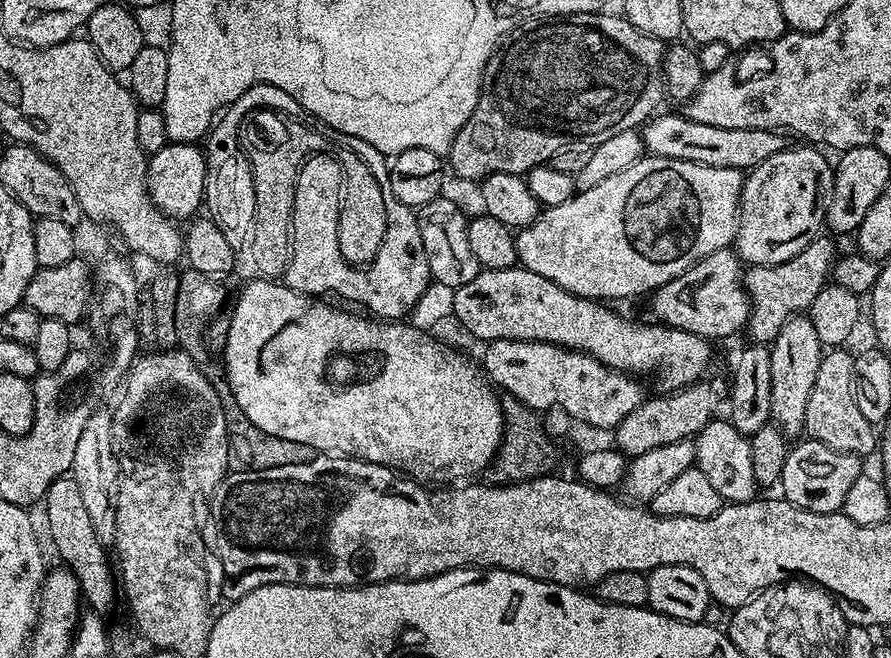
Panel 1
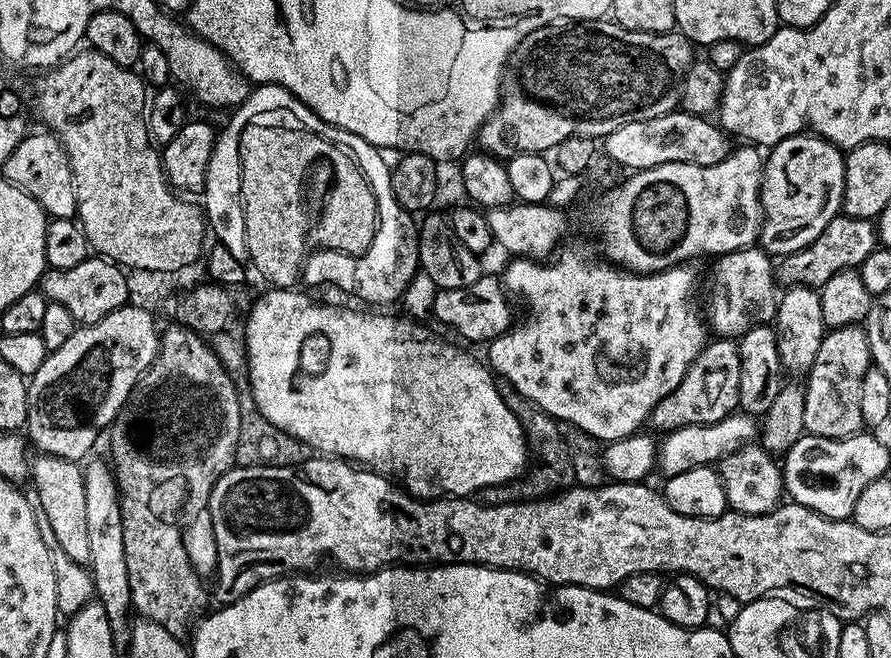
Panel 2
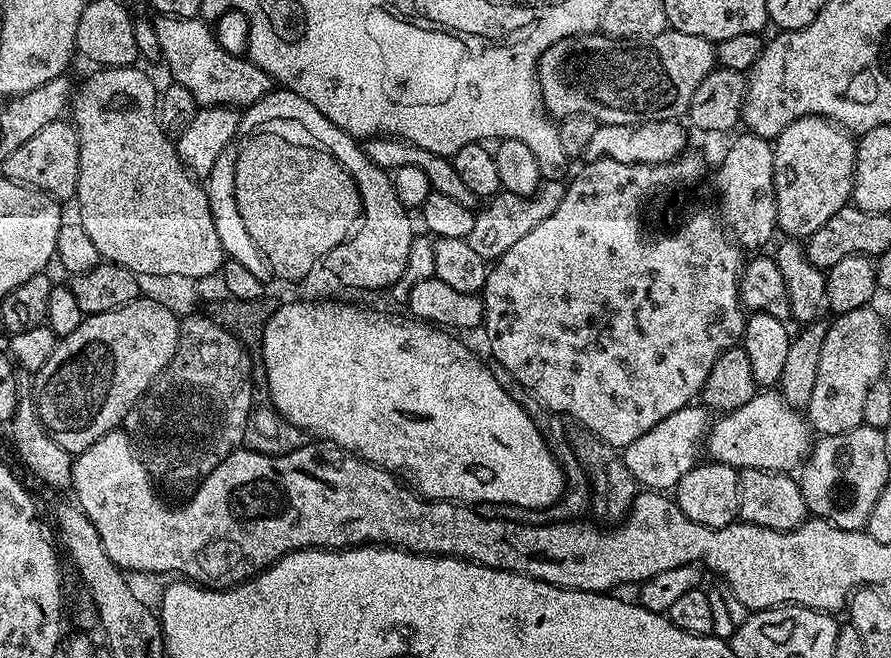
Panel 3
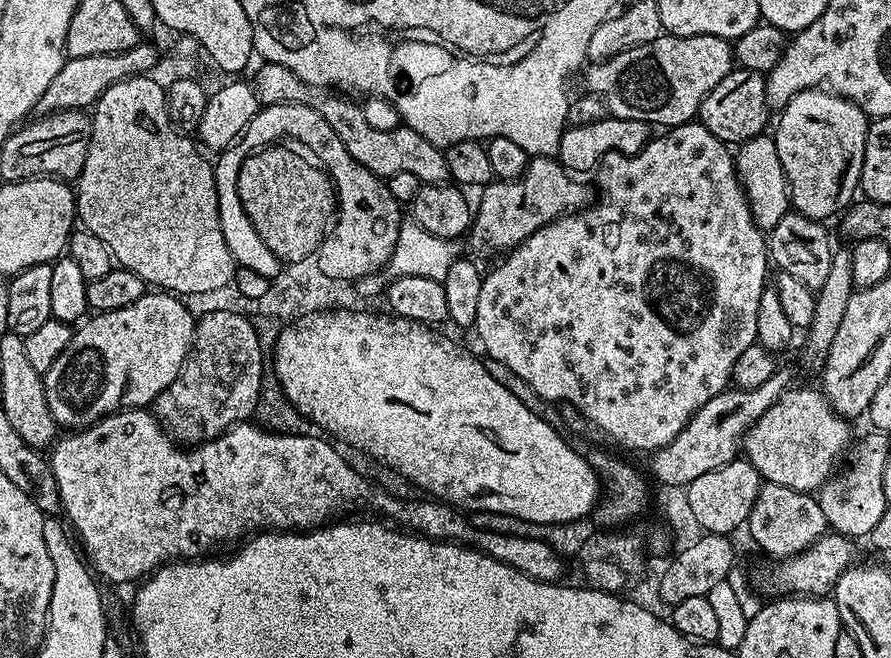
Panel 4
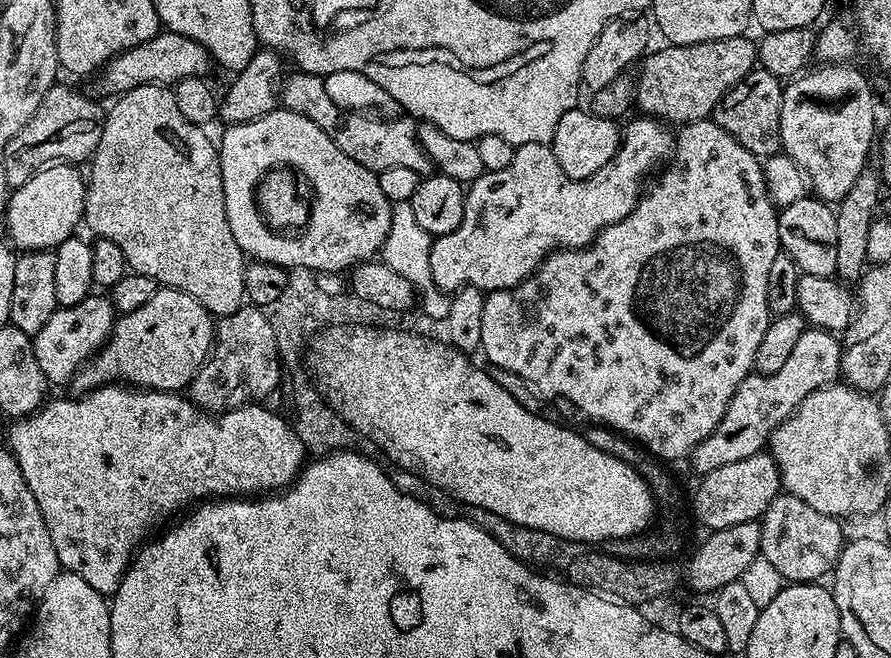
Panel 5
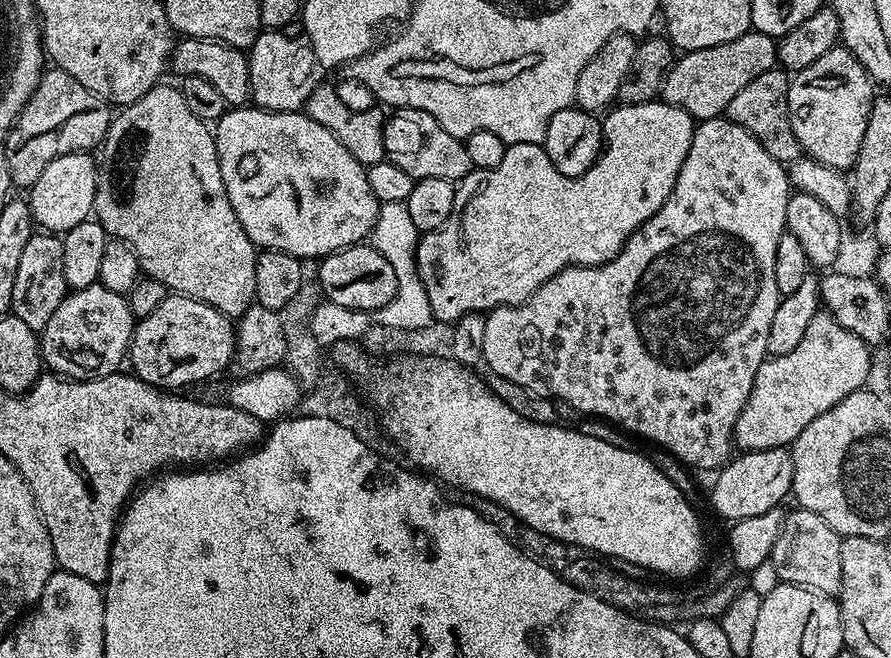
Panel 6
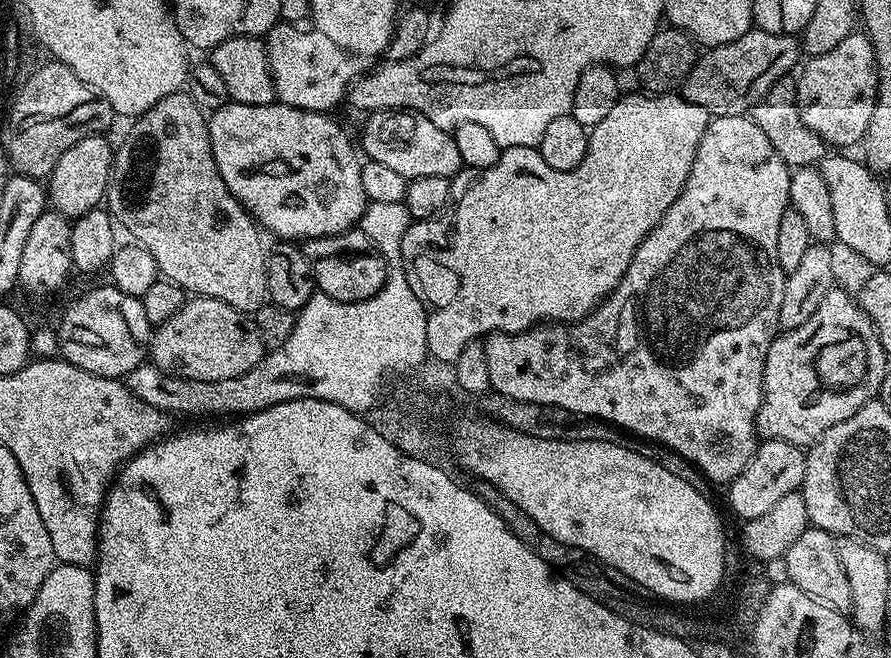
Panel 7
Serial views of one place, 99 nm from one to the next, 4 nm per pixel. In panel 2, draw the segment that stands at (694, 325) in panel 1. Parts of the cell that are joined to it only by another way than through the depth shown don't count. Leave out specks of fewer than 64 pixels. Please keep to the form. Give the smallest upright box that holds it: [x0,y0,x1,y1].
[702,246,778,338]

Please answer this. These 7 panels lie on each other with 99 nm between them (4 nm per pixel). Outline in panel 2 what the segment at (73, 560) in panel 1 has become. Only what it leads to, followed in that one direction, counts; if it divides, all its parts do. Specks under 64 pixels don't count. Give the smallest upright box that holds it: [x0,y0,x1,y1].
[30,454,90,565]

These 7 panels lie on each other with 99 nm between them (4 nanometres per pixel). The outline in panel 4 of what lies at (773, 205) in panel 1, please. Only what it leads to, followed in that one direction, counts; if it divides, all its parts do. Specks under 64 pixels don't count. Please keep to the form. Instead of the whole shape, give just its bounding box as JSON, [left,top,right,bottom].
[774,87,870,222]

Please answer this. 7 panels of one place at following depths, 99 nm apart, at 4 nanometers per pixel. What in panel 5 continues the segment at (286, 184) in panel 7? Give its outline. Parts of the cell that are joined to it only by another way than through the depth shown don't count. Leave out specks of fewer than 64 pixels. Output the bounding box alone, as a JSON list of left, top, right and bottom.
[218,107,394,274]

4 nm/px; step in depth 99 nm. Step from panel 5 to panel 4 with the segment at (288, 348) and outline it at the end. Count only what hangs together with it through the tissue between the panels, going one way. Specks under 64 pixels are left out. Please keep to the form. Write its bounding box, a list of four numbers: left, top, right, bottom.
[254,258,362,322]

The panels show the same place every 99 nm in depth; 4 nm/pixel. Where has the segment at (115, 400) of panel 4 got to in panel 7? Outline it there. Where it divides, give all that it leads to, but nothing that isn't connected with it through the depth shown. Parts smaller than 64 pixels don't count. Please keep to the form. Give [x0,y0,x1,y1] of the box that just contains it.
[150,296,266,382]

